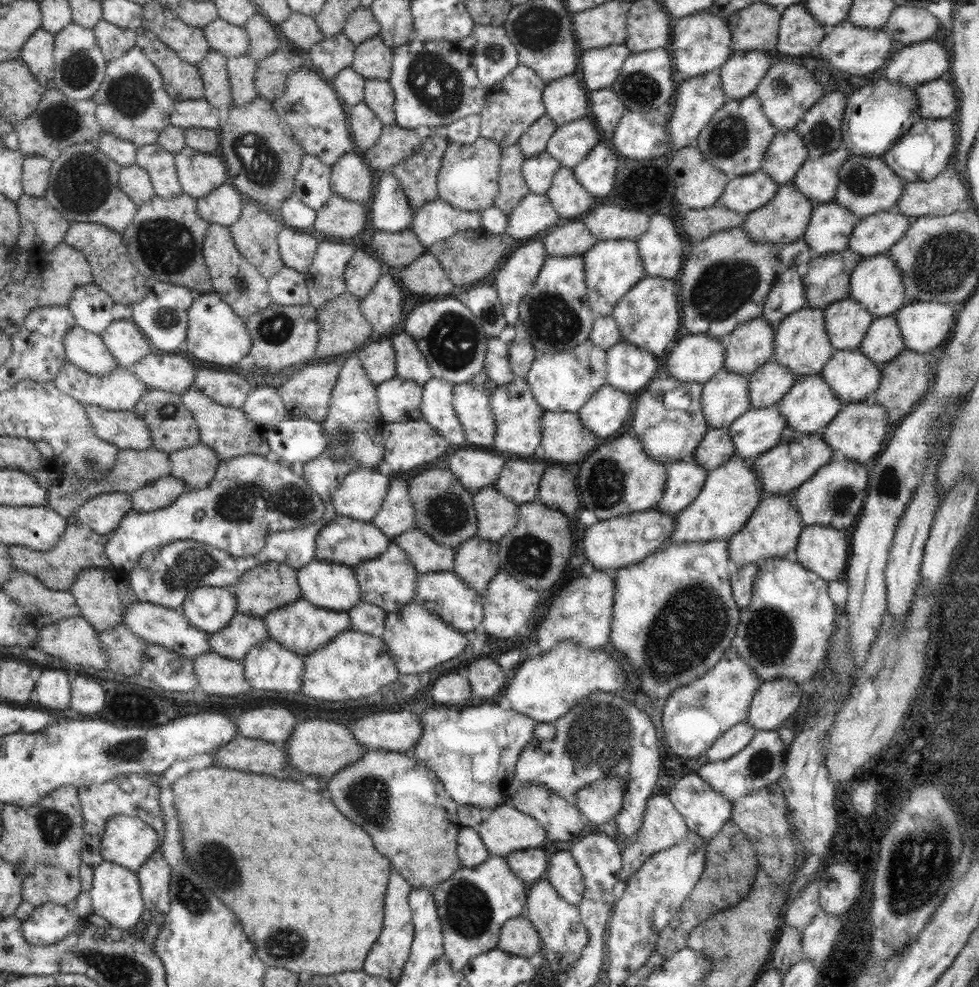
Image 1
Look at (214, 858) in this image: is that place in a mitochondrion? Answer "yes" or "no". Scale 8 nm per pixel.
yes

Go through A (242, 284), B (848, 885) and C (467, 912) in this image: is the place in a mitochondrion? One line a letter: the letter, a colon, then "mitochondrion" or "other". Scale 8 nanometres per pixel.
A: mitochondrion
B: other
C: mitochondrion

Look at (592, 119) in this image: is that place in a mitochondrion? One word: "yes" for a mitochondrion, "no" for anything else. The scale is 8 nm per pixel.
no

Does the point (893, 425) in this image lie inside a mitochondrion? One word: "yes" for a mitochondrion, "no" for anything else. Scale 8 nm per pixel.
no

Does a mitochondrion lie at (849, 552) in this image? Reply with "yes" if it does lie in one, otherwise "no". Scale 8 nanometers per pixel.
no

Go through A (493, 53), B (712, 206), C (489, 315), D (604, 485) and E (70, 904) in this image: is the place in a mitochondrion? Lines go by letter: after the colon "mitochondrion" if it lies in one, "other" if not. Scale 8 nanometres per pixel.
A: mitochondrion
B: other
C: mitochondrion
D: mitochondrion
E: other

